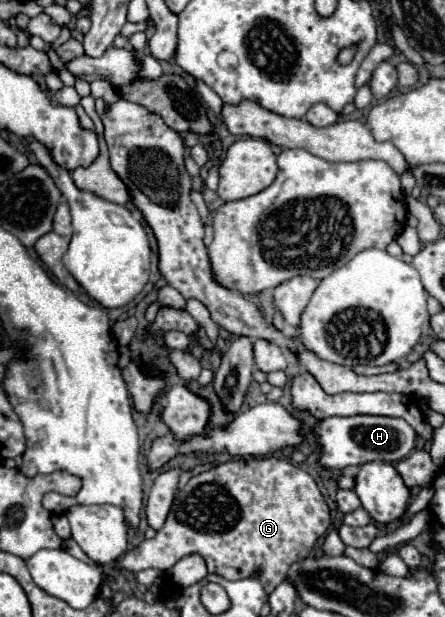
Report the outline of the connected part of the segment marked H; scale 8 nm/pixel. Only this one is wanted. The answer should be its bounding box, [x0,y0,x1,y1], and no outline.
[315,414,417,470]

